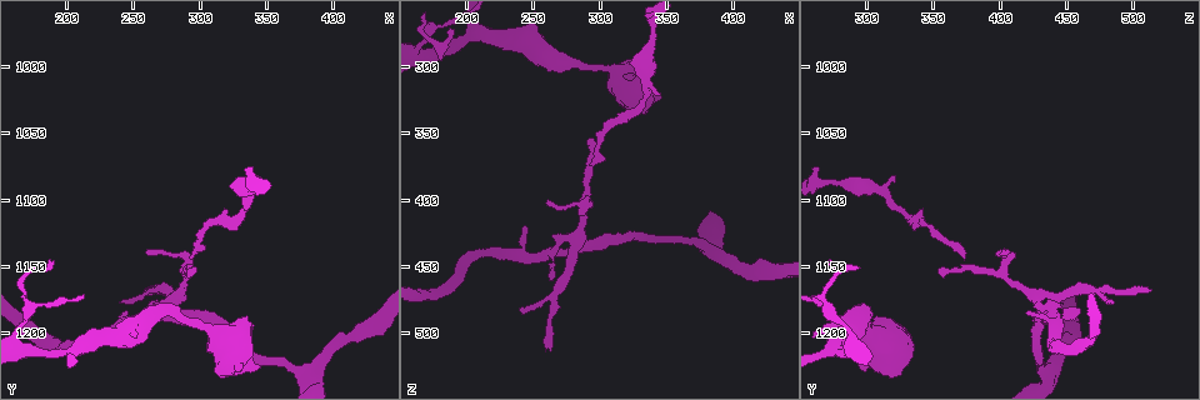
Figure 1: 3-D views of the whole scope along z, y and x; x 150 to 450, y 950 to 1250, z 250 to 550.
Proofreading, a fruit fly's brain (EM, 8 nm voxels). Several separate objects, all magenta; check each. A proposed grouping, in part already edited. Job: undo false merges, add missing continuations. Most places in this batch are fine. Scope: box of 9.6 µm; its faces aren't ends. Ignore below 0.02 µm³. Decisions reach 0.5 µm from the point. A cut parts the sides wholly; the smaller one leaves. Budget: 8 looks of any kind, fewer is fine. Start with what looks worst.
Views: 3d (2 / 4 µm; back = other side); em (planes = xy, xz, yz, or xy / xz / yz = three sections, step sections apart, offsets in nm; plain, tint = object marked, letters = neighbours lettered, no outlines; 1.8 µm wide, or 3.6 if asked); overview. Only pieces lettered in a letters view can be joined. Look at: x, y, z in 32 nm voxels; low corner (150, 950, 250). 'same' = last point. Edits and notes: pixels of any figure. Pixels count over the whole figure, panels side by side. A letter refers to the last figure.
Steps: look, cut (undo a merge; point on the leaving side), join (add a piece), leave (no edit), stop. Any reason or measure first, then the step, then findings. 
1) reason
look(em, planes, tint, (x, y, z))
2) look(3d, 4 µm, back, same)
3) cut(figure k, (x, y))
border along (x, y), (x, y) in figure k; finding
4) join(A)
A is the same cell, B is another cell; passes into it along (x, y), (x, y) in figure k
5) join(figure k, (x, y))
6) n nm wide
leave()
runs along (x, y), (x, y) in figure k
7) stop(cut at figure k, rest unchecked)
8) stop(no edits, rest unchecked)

look(em, xy, step 8, tint, (268, 1184, 440))

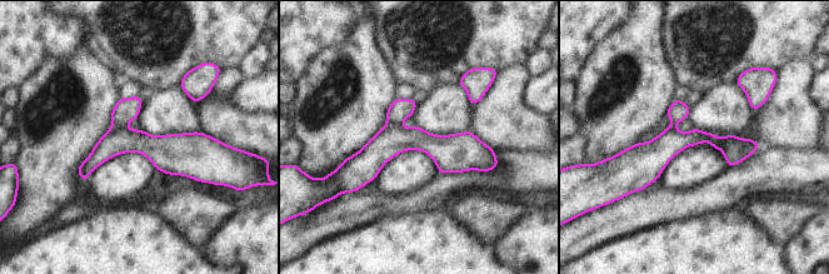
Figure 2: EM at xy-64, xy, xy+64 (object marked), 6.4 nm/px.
look(em, planes, tint, same)

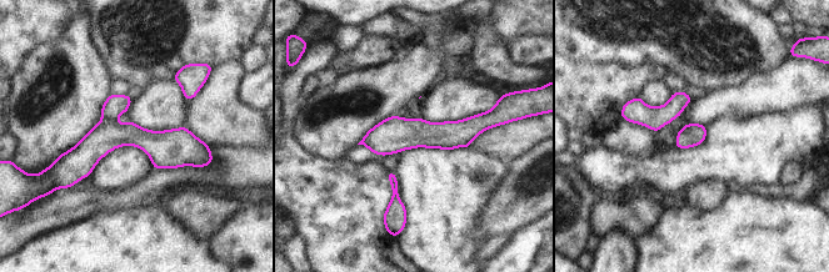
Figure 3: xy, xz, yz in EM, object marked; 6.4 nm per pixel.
look(em, planes, letters, same)

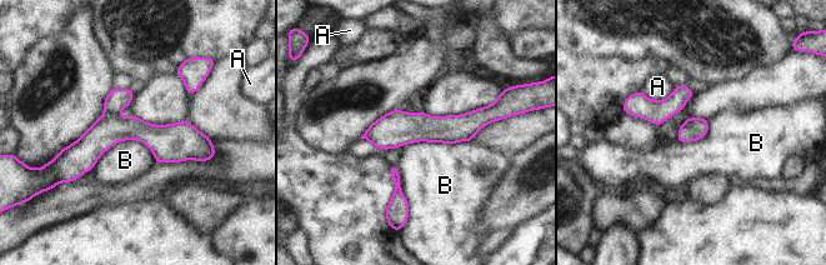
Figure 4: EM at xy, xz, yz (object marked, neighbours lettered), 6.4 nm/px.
150 nm wide; B touches over 420 nm
cut(figure 4, (116, 100))
A and B are other cells; a second neuron is stuck on

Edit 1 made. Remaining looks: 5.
see it whole again
look(overview)

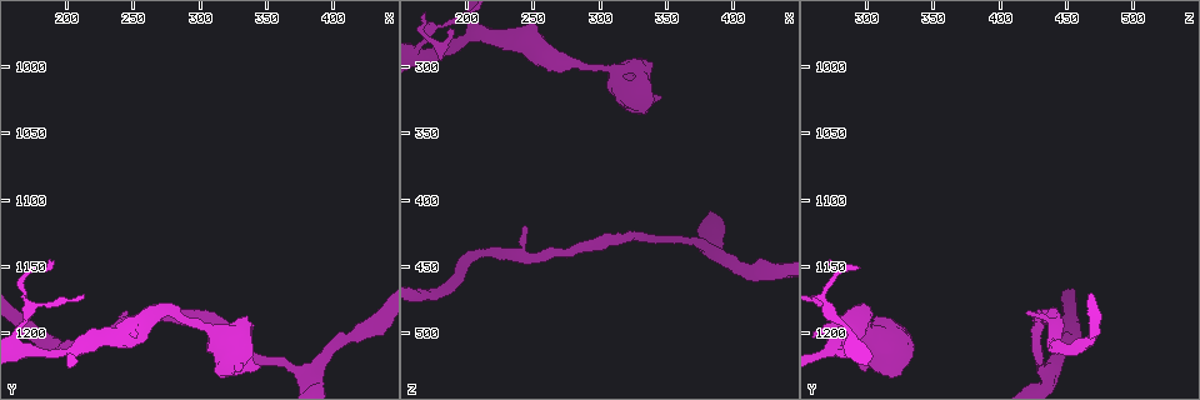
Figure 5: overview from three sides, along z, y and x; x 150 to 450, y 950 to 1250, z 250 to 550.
an open end
look(3d, 4 µm, (188, 1144, 274))

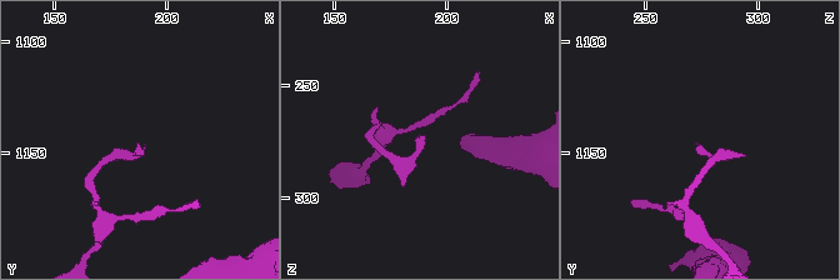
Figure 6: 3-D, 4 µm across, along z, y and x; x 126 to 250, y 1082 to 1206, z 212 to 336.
look(em, planes, letters, (187, 1146, 274))

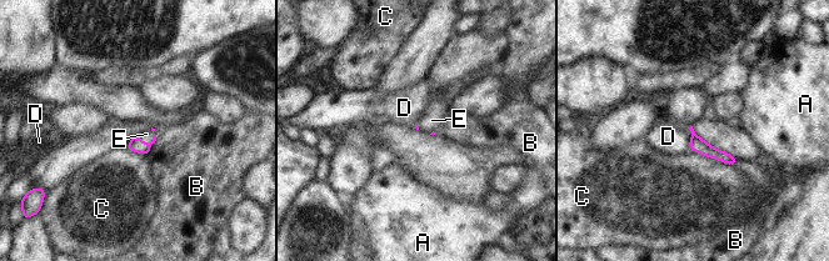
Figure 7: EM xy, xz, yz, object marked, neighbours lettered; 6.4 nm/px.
join(E)
E is the same cell, A, B, C and D are other cells; passes into it along (135, 144), (151, 141), (146, 134) in figure 7; it goes on there

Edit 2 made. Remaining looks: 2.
stop(cut at figure 4, join at figure 7, rest unchecked)

